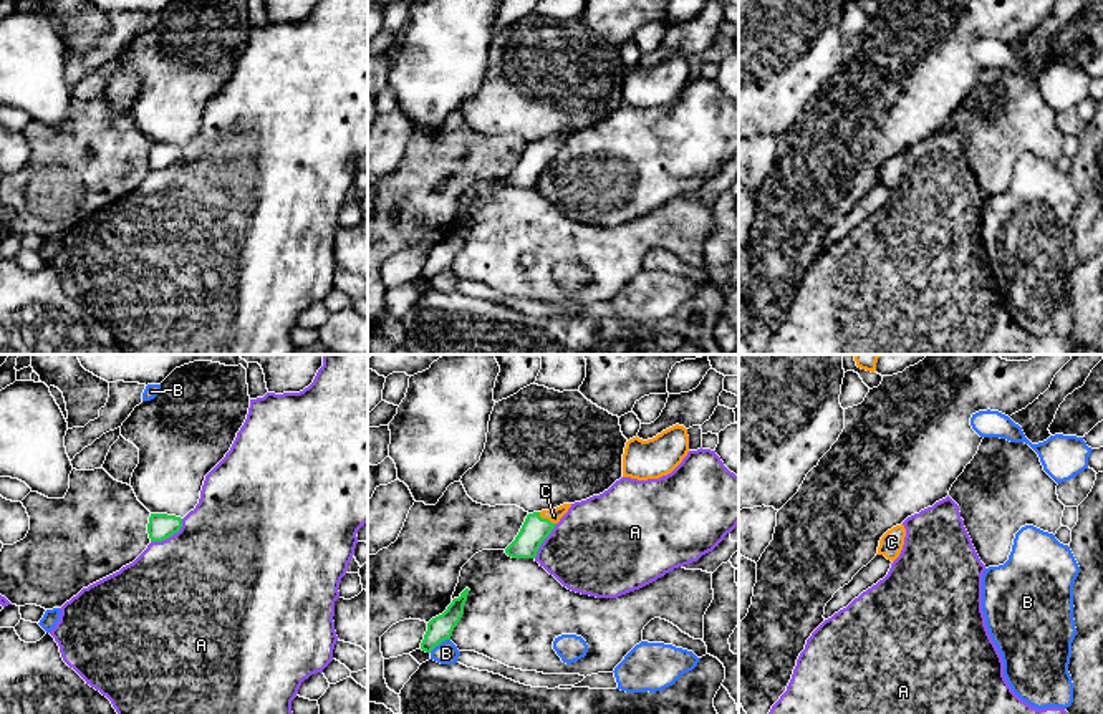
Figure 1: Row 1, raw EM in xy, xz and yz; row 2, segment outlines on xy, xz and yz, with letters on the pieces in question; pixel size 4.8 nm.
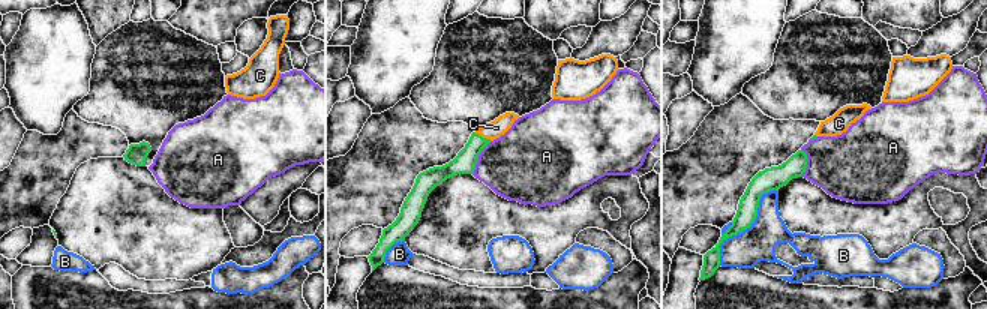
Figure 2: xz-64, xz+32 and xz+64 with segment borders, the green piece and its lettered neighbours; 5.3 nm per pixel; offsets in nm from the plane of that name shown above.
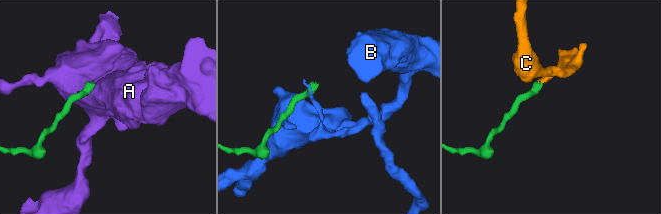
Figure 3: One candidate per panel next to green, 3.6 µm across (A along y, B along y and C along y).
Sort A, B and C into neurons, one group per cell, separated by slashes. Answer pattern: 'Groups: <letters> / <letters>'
Groups: A / B / C

